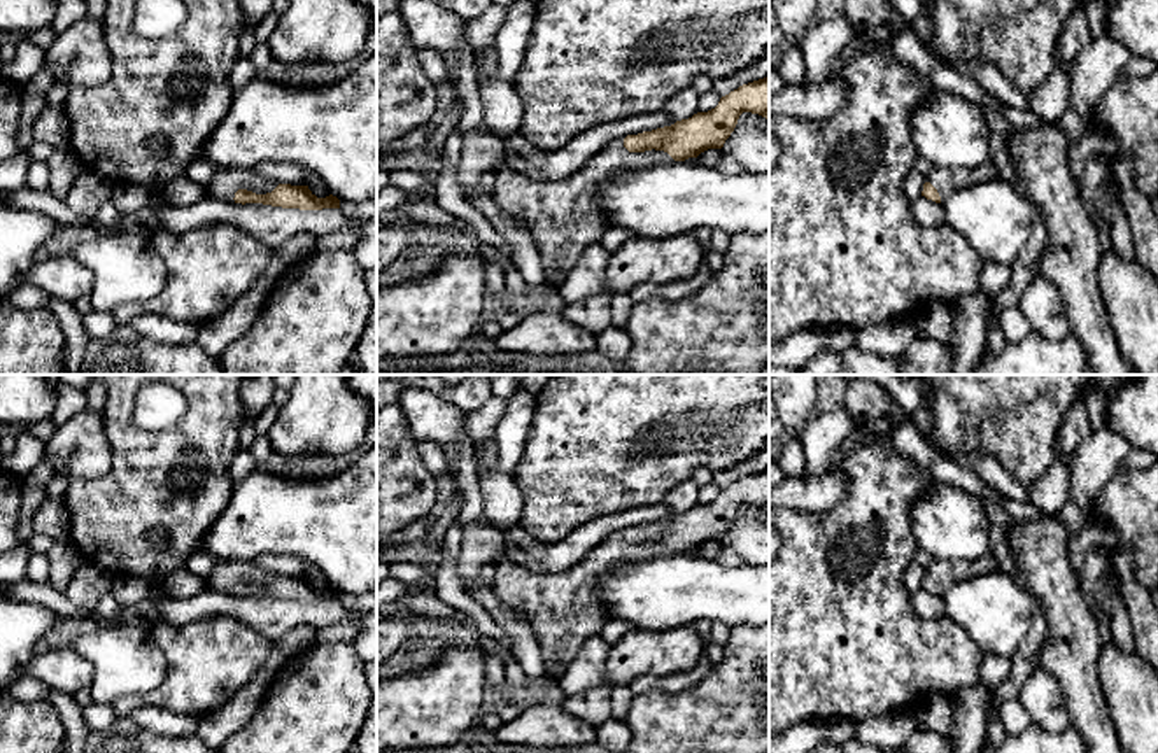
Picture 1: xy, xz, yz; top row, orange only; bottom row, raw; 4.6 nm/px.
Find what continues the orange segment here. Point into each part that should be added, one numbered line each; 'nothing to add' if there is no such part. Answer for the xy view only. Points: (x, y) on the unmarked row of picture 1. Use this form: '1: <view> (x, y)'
1: xy (223, 578)

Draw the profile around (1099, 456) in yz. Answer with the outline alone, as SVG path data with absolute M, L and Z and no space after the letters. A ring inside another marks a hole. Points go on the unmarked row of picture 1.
M1109 427L1091 429L1070 461L1069 496L1056 518L1063 524L1069 543L1091 522L1093 499L1118 471L1132 445Z

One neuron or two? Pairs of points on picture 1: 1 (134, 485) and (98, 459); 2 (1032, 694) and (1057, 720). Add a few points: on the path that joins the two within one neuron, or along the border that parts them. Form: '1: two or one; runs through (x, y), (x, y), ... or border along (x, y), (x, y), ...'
1: two; border along (104, 426), (111, 466), (98, 477), (70, 480)
2: one; runs through (1039, 701), (1052, 713)

